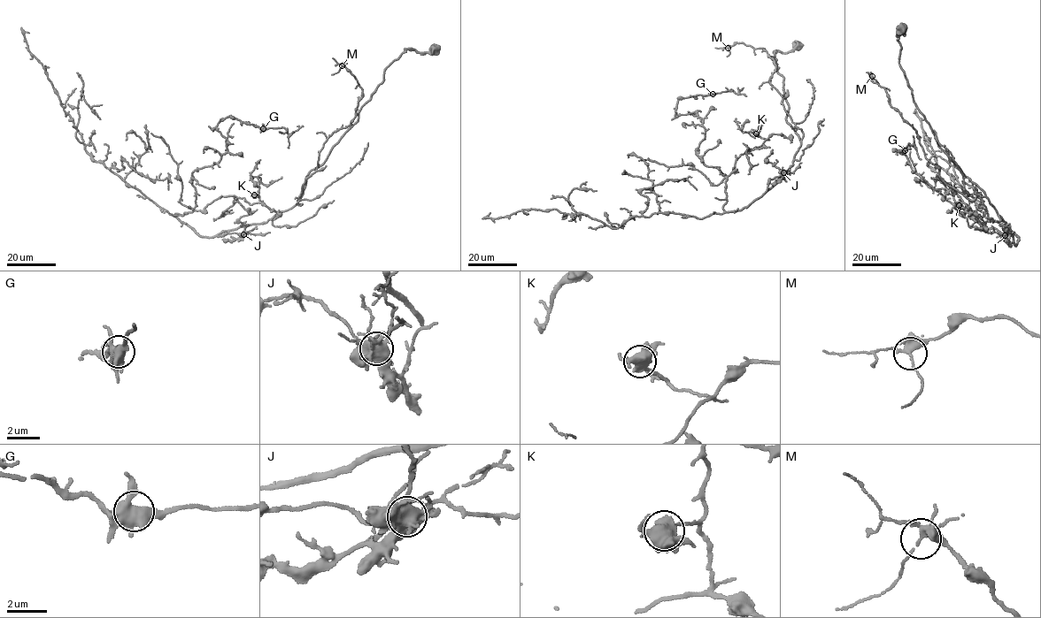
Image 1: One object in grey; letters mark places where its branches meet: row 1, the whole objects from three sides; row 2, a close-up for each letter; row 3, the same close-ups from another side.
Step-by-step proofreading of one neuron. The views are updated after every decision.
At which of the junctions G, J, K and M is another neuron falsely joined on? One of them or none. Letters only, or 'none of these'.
J

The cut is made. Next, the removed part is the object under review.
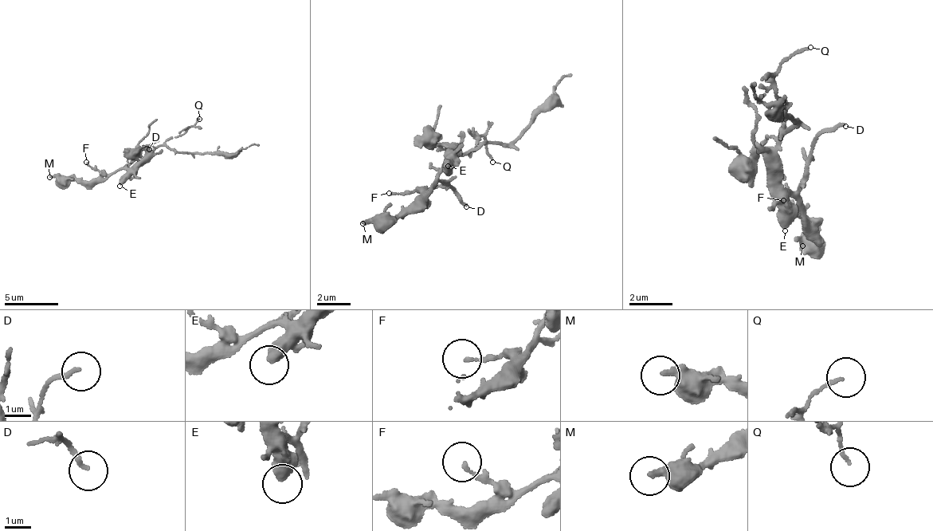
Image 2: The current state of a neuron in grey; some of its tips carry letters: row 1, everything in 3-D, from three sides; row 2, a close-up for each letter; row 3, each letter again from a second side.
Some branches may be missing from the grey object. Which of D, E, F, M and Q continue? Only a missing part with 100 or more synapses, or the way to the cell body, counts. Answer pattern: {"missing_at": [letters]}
{"missing_at": ["M"]}

